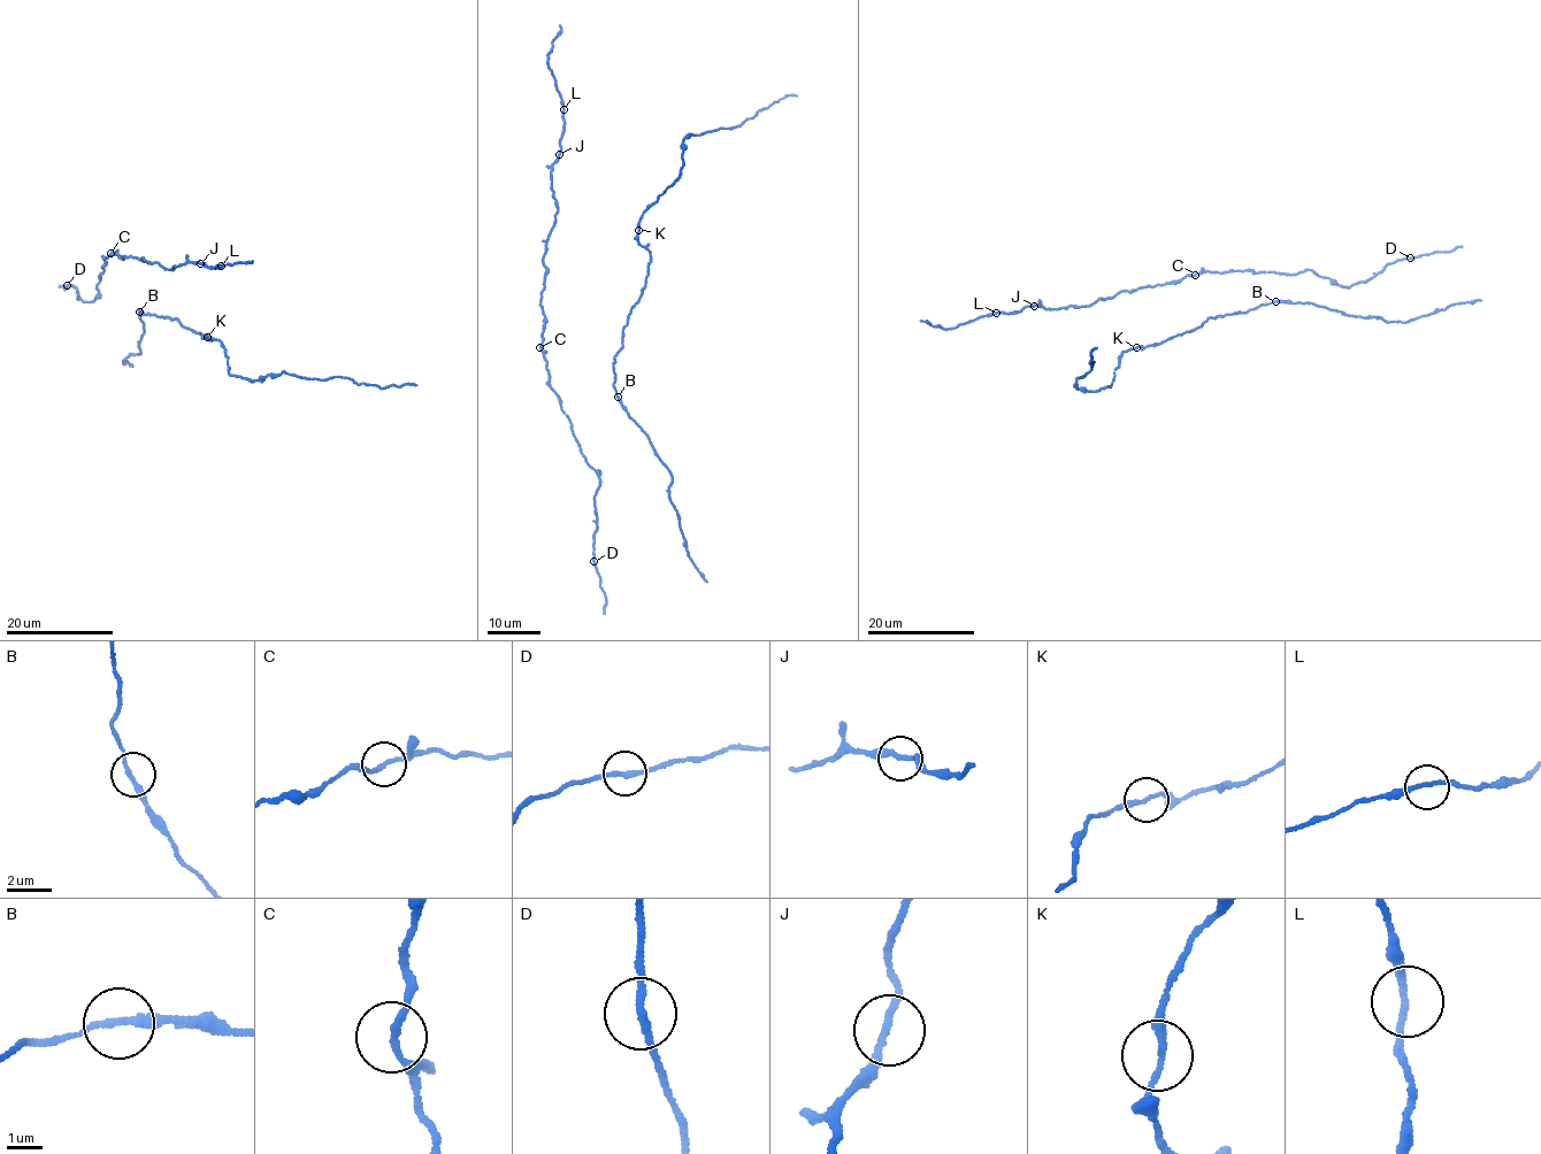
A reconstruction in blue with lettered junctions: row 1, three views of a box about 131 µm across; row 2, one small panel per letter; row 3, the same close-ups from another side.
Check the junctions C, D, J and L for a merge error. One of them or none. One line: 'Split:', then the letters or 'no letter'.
Split: no letter

